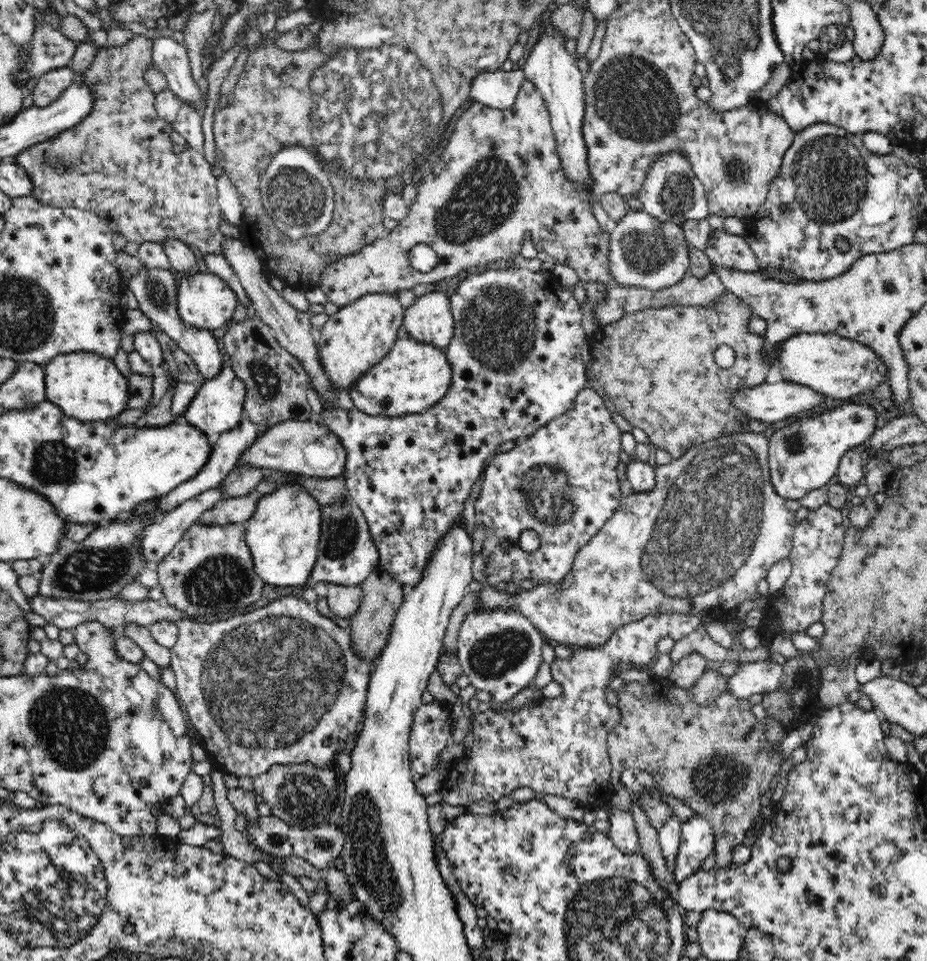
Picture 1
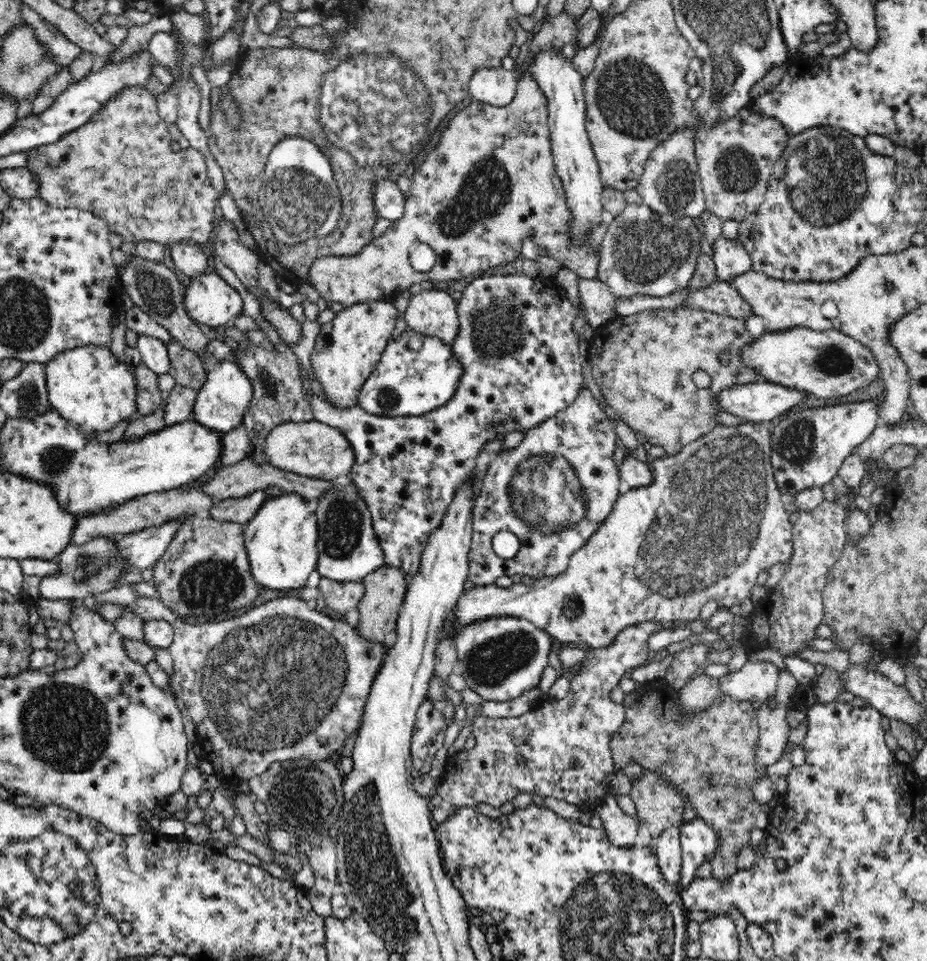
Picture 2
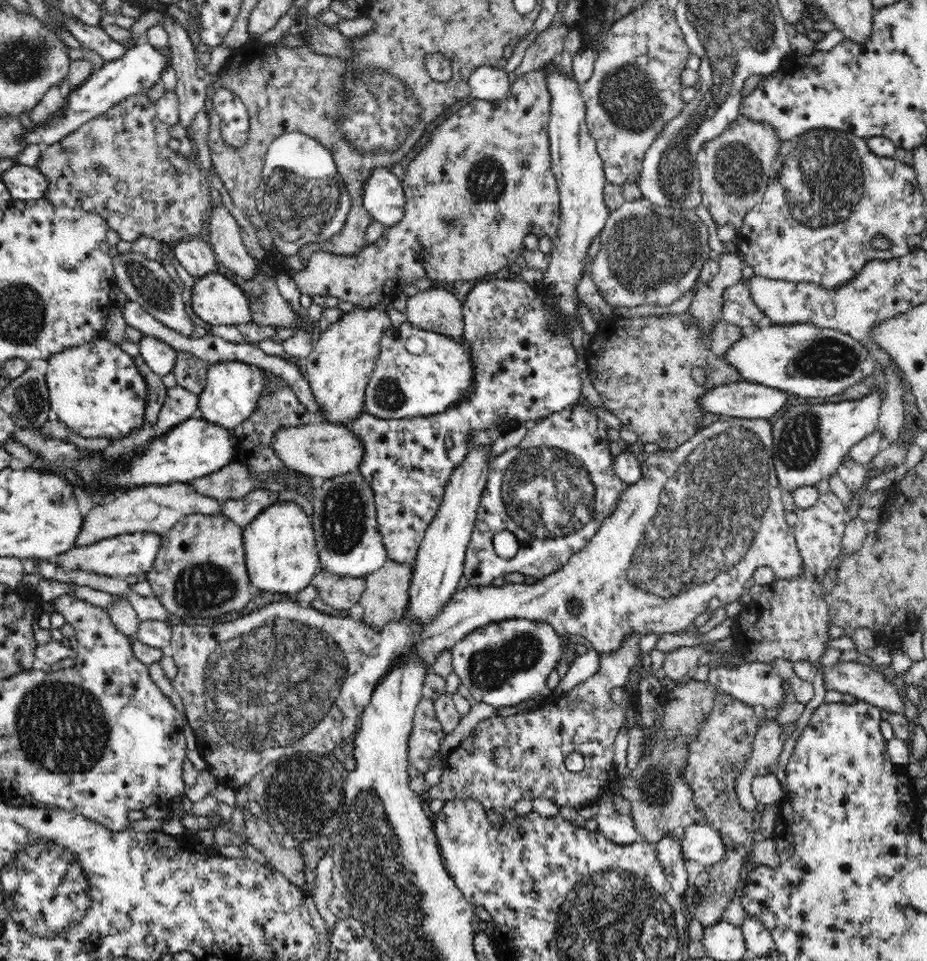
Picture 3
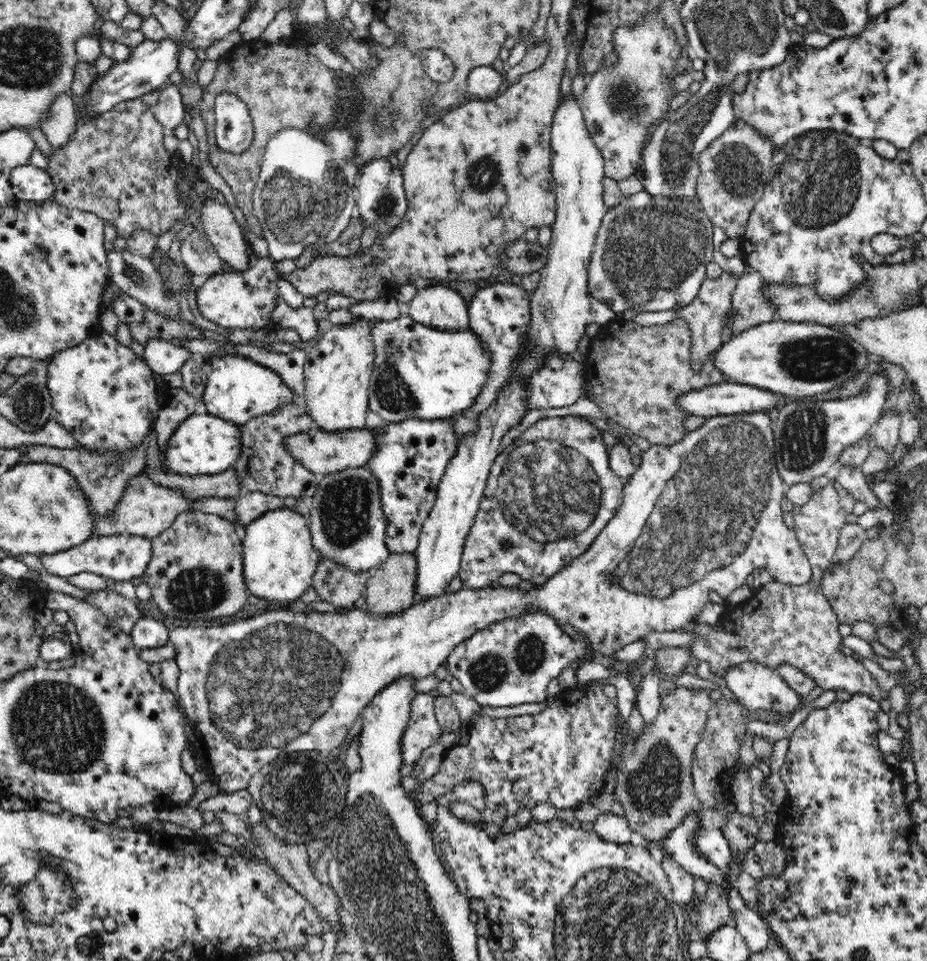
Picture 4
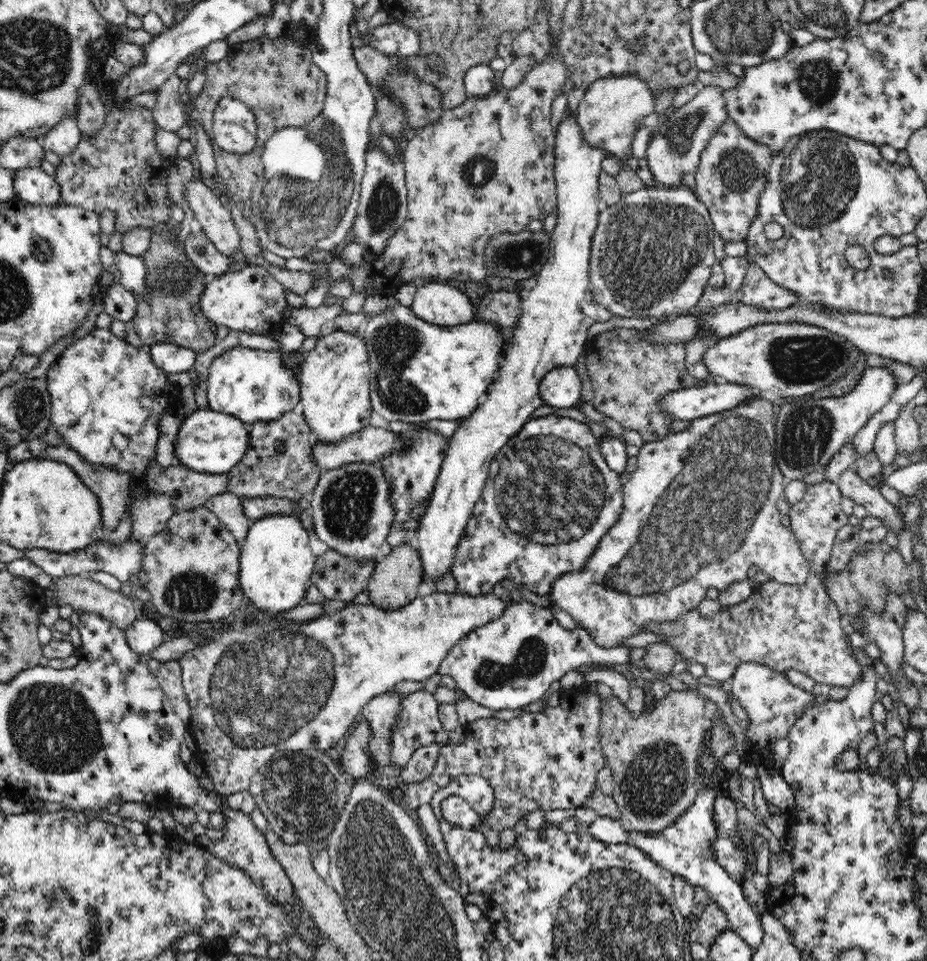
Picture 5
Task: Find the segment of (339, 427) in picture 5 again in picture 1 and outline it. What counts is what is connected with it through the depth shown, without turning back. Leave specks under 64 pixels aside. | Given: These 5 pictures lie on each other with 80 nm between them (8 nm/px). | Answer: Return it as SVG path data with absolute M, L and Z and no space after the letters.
M384 293L362 296L353 304L339 308L328 318L322 330L316 331L320 364L336 392L349 392L368 370L388 354L393 342L398 339L398 328L403 324L405 309L397 297L397 294Z

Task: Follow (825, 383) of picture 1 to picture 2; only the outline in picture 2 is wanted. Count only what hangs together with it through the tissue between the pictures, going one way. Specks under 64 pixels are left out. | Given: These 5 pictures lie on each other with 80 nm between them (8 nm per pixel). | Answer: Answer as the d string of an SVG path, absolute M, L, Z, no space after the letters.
M796 326L776 330L776 334L764 334L750 346L737 352L746 369L770 380L770 384L796 389L816 398L840 398L860 388L870 386L879 379L880 368L872 351L855 338L839 330L812 330Z

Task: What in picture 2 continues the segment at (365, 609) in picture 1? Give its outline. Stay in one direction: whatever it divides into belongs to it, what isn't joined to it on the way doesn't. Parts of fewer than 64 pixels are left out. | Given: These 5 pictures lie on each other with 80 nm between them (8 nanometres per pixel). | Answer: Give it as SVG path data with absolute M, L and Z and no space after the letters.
M384 564L374 572L367 574L362 583L365 586L365 593L357 606L360 613L360 620L357 623L360 633L374 641L380 641L380 643L391 642L397 630L399 610L403 606L407 591L406 571L402 567Z

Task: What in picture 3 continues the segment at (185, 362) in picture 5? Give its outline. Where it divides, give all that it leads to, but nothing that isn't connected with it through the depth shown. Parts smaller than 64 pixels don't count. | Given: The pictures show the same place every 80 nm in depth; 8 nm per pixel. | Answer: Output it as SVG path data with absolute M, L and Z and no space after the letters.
M143 336L139 352L150 370L160 377L172 373L177 359L177 350L153 336Z

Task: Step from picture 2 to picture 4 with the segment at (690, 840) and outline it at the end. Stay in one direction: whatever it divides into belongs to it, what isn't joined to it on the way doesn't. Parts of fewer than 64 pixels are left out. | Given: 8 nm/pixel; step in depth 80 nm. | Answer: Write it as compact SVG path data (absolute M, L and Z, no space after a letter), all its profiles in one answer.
M707 828L706 832L700 836L697 846L710 862L724 872L734 864L730 841L726 836L722 836L718 828Z

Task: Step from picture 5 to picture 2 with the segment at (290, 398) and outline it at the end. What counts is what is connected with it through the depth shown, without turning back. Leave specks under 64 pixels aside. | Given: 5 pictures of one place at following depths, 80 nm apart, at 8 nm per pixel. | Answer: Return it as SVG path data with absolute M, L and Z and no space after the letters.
M234 360L216 362L208 370L204 386L197 391L192 419L222 434L234 430L241 424L250 408L251 398L254 397L254 388L253 380Z

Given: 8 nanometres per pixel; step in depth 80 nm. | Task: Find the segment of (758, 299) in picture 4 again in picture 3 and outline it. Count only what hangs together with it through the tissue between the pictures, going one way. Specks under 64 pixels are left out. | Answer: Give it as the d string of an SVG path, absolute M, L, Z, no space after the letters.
M743 280L735 286L723 290L724 321L742 327L744 330L754 328L766 315L760 311L758 304L752 301L752 294Z

